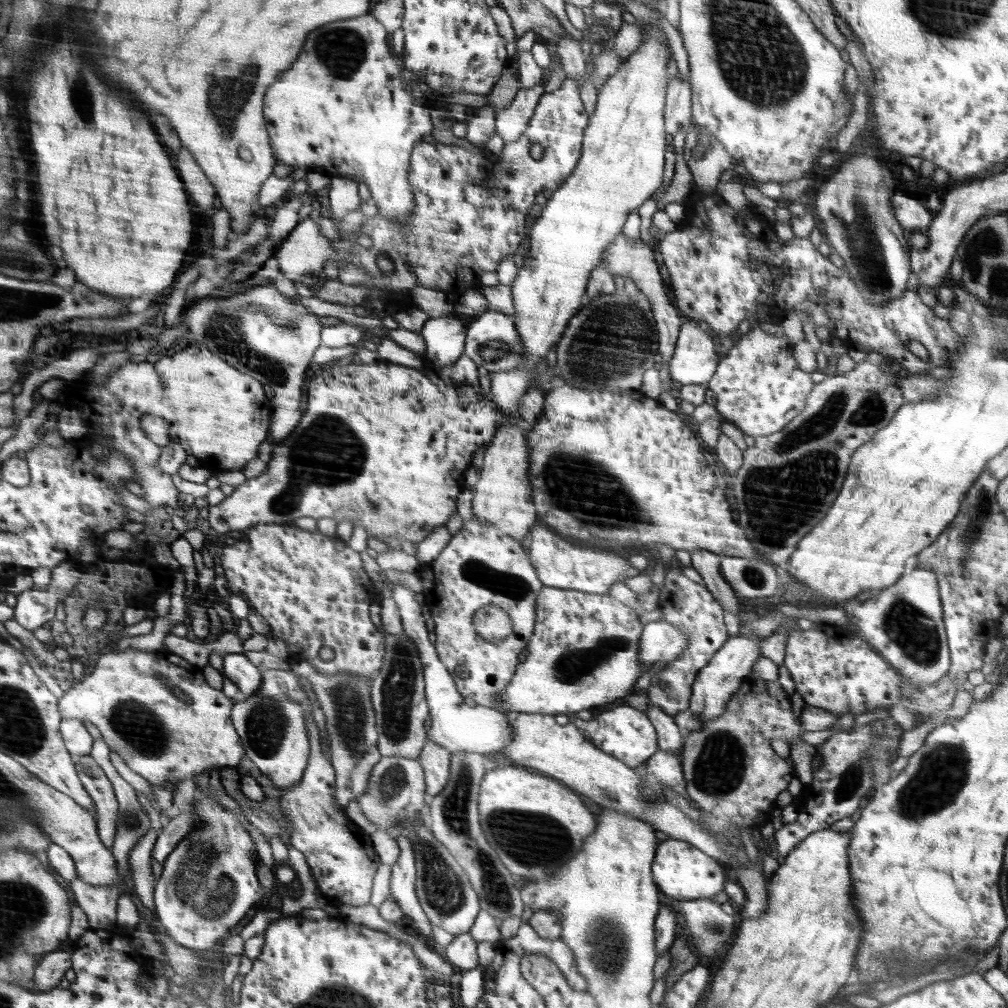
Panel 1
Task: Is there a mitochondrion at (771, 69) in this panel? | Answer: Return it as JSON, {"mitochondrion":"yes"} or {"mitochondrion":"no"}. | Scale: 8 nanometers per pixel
{"mitochondrion":"yes"}

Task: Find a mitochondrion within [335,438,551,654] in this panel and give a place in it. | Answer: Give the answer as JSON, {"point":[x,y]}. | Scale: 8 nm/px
{"point":[510,586]}

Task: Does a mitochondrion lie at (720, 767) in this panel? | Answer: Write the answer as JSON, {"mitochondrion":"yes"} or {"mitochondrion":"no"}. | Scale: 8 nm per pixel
{"mitochondrion":"yes"}

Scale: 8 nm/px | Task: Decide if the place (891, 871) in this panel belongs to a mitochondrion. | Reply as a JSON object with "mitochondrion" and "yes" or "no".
{"mitochondrion":"no"}

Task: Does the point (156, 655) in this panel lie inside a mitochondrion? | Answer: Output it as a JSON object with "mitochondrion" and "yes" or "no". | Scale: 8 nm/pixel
{"mitochondrion":"no"}

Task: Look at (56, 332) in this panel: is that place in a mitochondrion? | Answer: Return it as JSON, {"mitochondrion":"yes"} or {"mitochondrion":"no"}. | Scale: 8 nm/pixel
{"mitochondrion":"no"}

